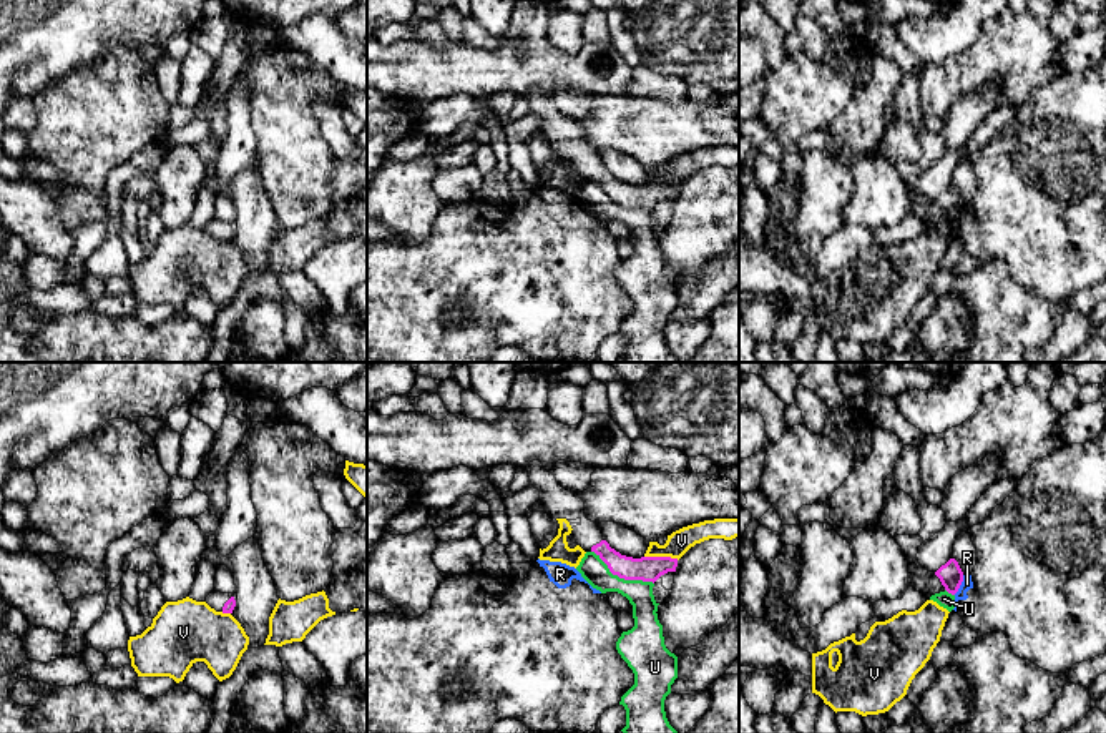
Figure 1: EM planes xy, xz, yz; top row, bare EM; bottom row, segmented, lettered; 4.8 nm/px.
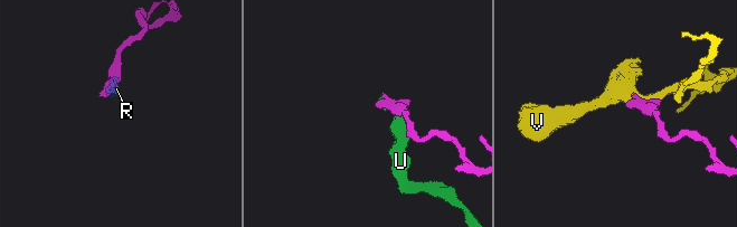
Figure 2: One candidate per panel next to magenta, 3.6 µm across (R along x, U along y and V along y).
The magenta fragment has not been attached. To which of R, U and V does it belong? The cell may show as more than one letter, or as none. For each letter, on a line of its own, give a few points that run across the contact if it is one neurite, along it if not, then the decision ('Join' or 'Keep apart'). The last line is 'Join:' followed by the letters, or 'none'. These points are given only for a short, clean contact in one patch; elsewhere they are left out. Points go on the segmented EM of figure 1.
R: Line: yz (964, 575), (954, 594). Keep apart
U: Line: xz (592, 550), (613, 574), (653, 584). Keep apart
V: Line: xz (645, 555), (678, 559). Keep apart
Join: none

